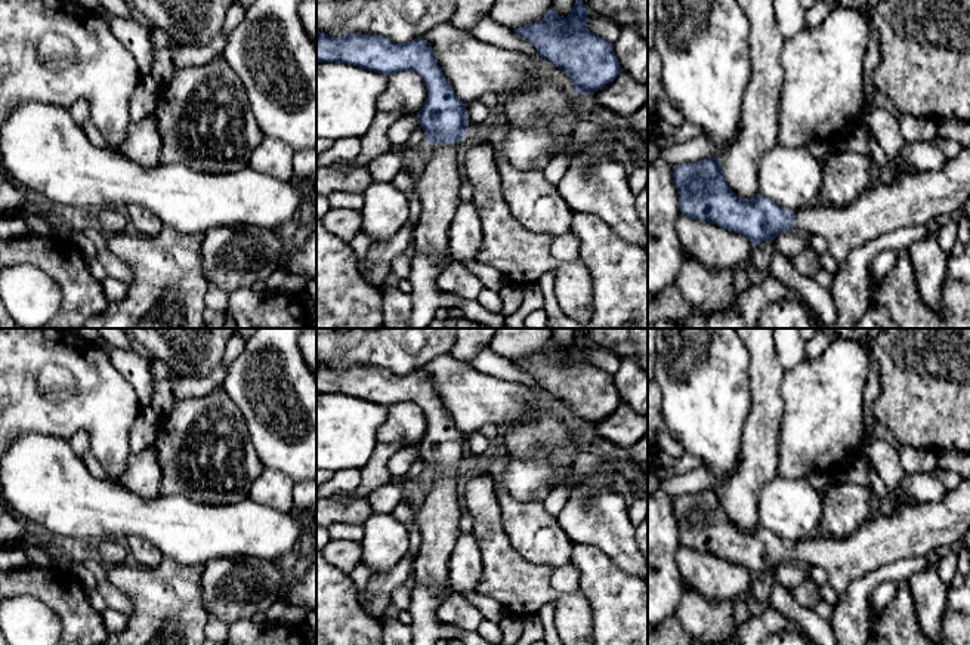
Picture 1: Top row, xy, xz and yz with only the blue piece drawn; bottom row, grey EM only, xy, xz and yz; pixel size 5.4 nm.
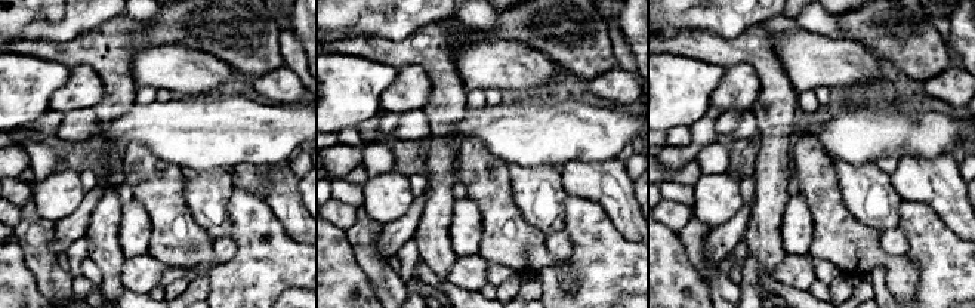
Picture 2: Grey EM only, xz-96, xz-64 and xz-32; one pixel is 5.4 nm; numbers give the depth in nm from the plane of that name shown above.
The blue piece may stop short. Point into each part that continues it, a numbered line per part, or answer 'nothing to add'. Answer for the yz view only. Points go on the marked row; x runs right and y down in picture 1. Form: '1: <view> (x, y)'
1: yz (914, 200)

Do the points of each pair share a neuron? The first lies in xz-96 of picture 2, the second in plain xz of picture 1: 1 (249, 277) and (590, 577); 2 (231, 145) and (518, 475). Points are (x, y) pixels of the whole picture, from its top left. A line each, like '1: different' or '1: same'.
1: same
2: same

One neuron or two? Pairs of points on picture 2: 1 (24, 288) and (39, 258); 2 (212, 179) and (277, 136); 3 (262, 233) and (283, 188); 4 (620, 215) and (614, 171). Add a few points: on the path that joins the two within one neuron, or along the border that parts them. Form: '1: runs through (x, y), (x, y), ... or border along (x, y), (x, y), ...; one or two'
1: border along (18, 240), (25, 265), (42, 292); two
2: border along (193, 169), (231, 171); two
3: border along (246, 190), (256, 191), (265, 200), (293, 240); two
4: runs through (620, 205), (614, 194), (614, 181); one

